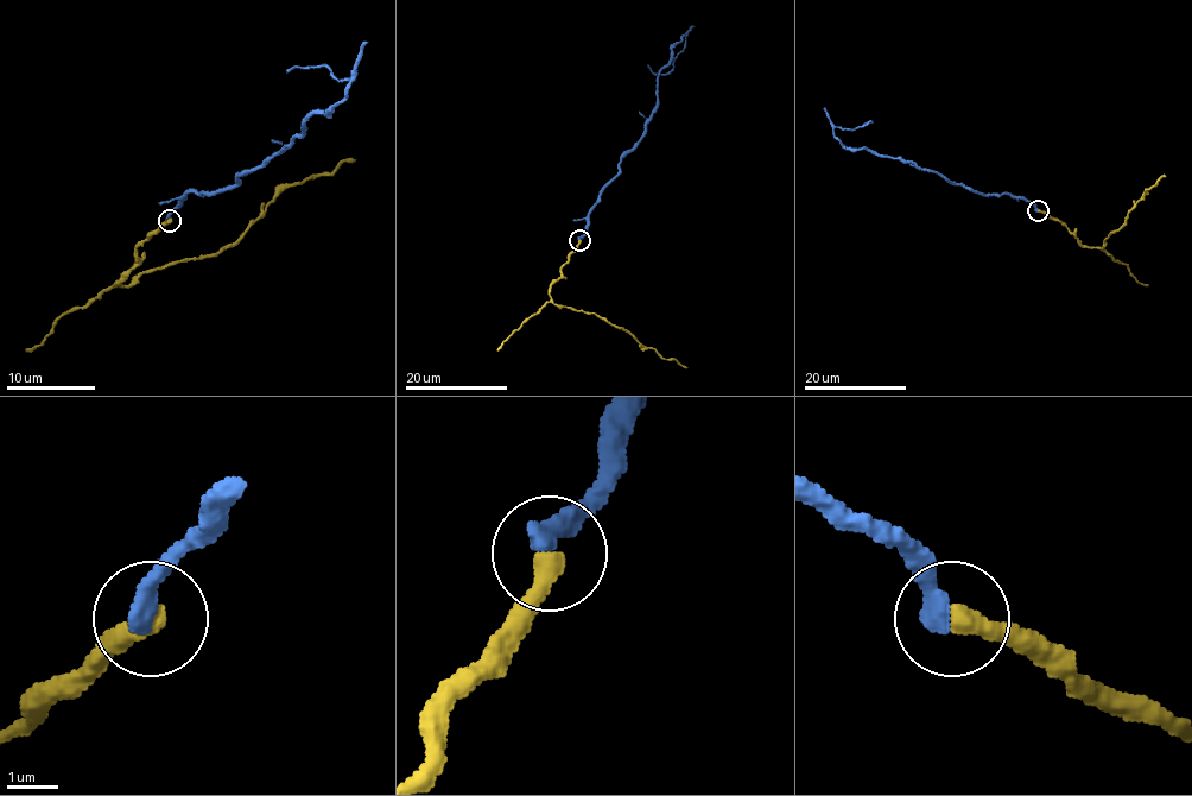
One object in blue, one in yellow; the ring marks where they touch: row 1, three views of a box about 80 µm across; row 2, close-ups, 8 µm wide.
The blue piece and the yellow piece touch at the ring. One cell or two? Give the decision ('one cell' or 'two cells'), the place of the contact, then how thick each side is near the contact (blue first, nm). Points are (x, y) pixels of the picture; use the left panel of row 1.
one cell; place (169, 220); calibres 440 and 440 nm

